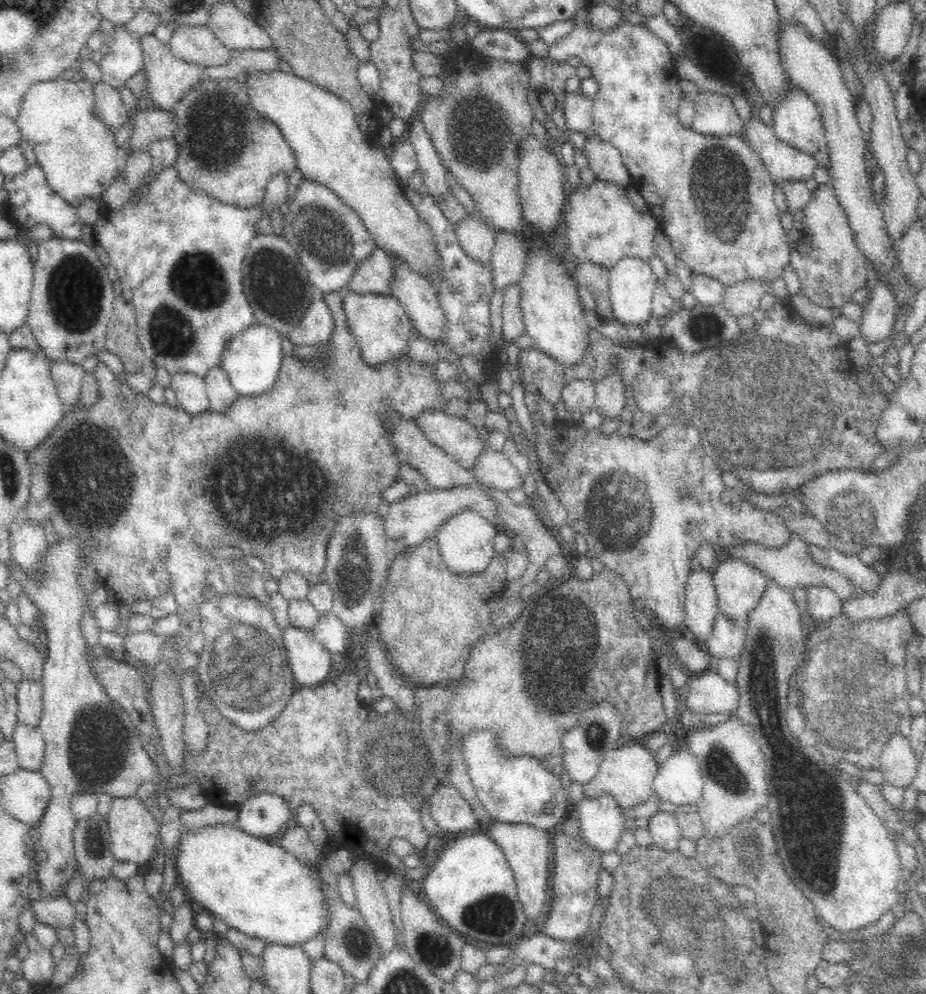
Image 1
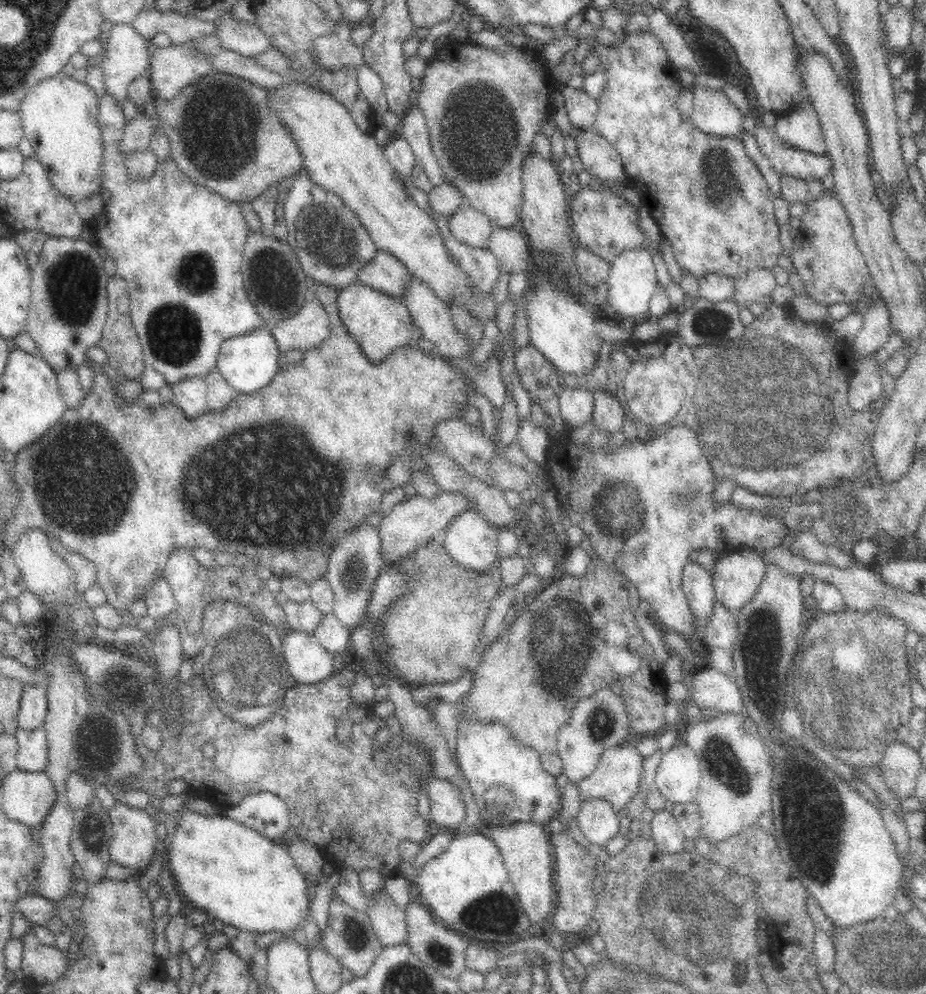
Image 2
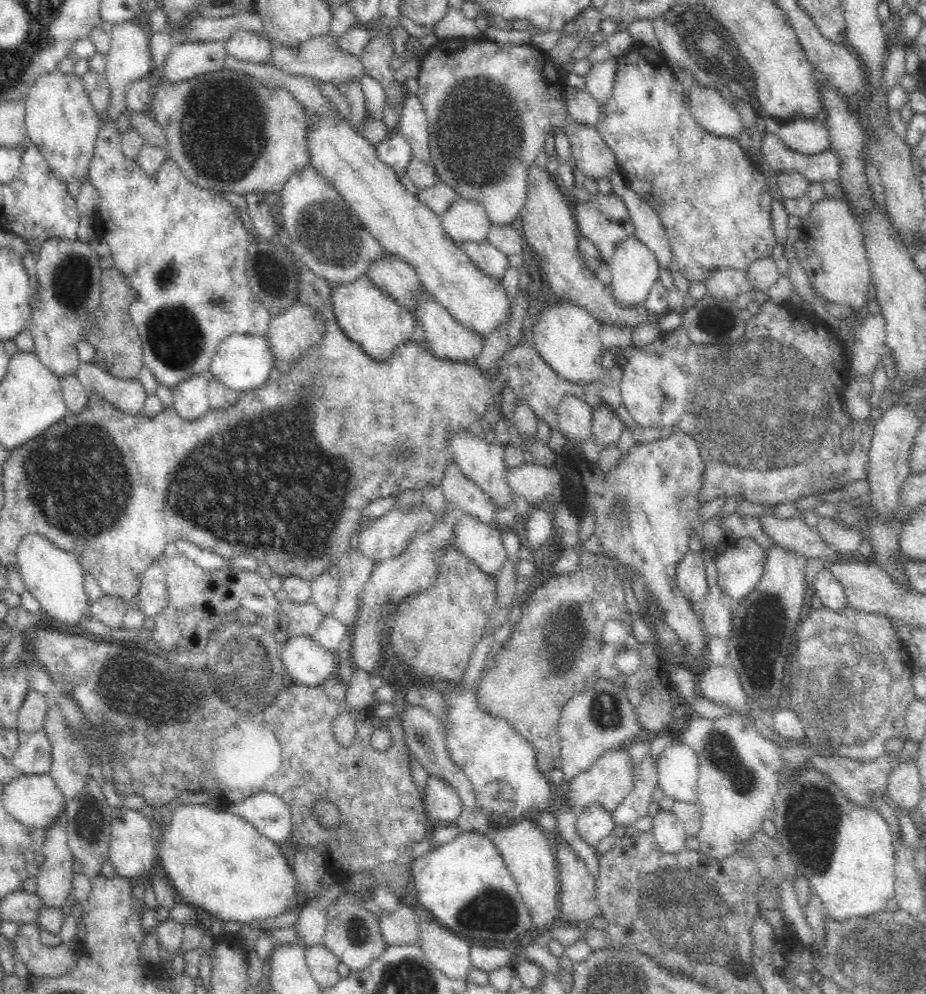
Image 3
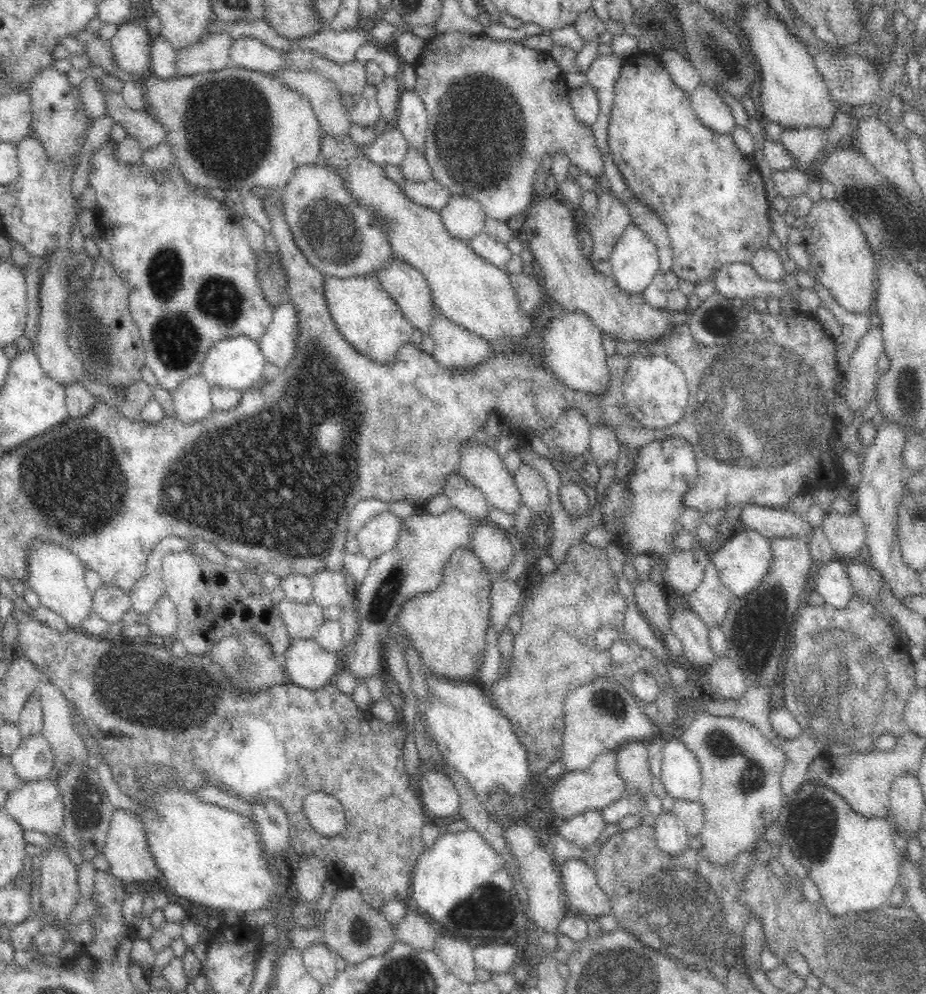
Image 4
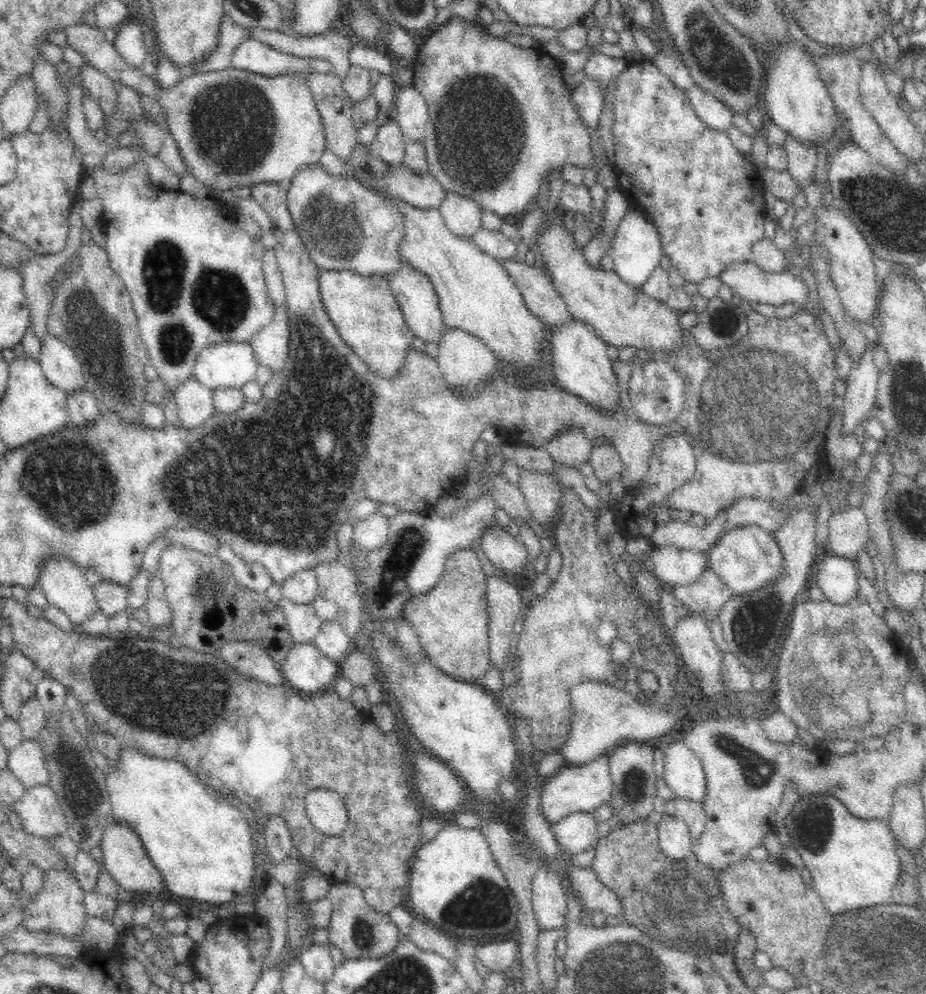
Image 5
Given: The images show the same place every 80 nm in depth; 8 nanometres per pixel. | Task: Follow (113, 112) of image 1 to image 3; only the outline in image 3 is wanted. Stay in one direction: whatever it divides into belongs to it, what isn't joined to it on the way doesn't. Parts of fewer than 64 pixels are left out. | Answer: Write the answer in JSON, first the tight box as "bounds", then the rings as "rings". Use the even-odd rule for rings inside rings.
{"bounds":[89,108,271,389],"rings":[[[107,108],[104,112],[99,113],[99,133],[97,134],[94,156],[90,163],[89,172],[89,182],[96,187],[101,198],[96,228],[98,228],[98,232],[102,232],[101,239],[108,243],[108,249],[110,249],[109,259],[112,262],[114,273],[123,278],[127,288],[132,291],[132,295],[134,296],[133,302],[129,307],[129,316],[141,339],[143,366],[154,373],[160,385],[167,386],[171,389],[179,382],[188,380],[190,376],[208,372],[218,348],[229,336],[234,334],[266,335],[268,328],[270,328],[271,317],[259,302],[258,298],[252,293],[248,285],[246,267],[244,266],[248,230],[246,230],[242,219],[238,215],[240,212],[238,212],[236,205],[232,205],[226,201],[220,193],[202,188],[190,182],[180,172],[179,166],[170,158],[163,162],[164,167],[158,170],[154,176],[149,177],[142,173],[140,167],[138,167],[138,163],[134,160],[128,160],[124,156],[121,147],[122,132],[119,131],[116,124],[117,118],[115,118],[115,116],[109,116],[109,114],[107,114]]]}

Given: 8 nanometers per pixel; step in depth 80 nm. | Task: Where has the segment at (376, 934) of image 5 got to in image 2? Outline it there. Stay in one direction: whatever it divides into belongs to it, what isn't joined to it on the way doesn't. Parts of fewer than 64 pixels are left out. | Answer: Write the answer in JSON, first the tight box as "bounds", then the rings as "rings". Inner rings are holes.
{"bounds":[322,889,383,978],"rings":[[[334,889],[330,900],[328,926],[325,930],[322,947],[334,957],[343,969],[352,973],[354,978],[365,977],[378,955],[383,951],[372,925],[364,911],[358,911],[345,904]]]}

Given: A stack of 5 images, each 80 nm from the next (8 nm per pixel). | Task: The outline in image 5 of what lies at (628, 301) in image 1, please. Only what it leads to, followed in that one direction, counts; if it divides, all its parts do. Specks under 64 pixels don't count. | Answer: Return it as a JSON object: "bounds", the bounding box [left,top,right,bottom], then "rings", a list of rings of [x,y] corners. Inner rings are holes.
{"bounds":[610,208,664,290],"rings":[[[630,208],[620,223],[612,243],[610,255],[613,260],[613,271],[624,284],[635,290],[642,290],[642,286],[650,280],[652,272],[661,264],[661,258],[664,256],[658,231],[654,228],[654,224],[650,223],[644,214]]]}

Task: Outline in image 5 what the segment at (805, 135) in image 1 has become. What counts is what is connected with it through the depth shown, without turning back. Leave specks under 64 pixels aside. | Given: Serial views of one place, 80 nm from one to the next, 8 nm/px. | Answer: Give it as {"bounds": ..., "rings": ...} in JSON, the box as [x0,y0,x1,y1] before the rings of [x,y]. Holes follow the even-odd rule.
{"bounds":[782,133,818,189],"rings":[[[786,133],[782,144],[787,156],[787,170],[800,182],[803,189],[813,181],[816,168],[818,144],[815,142],[802,142]]]}

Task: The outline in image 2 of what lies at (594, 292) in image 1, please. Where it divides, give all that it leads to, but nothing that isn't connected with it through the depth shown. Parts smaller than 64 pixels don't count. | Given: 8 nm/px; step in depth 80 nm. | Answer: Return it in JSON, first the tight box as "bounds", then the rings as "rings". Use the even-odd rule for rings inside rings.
{"bounds":[574,247,610,291],"rings":[[[575,247],[574,267],[582,285],[589,291],[595,291],[609,279],[610,265],[594,253],[582,247]]]}

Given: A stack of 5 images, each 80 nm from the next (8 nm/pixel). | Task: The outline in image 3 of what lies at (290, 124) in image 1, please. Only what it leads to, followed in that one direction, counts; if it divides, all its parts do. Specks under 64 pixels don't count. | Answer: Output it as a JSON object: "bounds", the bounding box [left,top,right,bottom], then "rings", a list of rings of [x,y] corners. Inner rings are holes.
{"bounds":[304,100,509,337],"rings":[[[328,100],[328,106],[322,114],[307,112],[305,107],[304,111],[308,145],[306,149],[310,155],[310,165],[314,167],[314,171],[318,171],[324,183],[334,186],[354,214],[358,215],[362,225],[372,233],[382,250],[386,252],[370,264],[364,272],[364,278],[368,278],[382,293],[389,295],[400,307],[412,314],[416,313],[419,295],[426,290],[459,324],[482,337],[490,335],[509,314],[509,298],[501,280],[489,278],[462,253],[462,249],[454,245],[454,241],[443,229],[441,217],[435,215],[426,204],[402,185],[394,169],[378,158],[375,144],[368,142],[351,121],[342,116],[336,105]]]}

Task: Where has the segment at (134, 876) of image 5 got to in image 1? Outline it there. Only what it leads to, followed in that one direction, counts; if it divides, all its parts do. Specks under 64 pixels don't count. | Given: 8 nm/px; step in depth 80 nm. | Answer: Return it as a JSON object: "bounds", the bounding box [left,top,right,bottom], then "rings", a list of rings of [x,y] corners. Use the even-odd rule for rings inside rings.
{"bounds":[106,794,159,866],"rings":[[[136,794],[130,797],[113,798],[106,820],[110,836],[109,846],[118,862],[134,862],[134,864],[142,866],[153,860],[157,853],[159,824],[151,814],[149,803],[137,798]]]}

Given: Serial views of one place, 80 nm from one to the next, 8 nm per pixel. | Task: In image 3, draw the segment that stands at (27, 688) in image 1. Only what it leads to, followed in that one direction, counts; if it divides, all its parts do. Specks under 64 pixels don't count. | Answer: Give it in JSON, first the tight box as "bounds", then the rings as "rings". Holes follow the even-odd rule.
{"bounds":[16,689,47,733],"rings":[[[29,689],[19,710],[16,729],[30,733],[44,728],[47,701],[47,694]]]}

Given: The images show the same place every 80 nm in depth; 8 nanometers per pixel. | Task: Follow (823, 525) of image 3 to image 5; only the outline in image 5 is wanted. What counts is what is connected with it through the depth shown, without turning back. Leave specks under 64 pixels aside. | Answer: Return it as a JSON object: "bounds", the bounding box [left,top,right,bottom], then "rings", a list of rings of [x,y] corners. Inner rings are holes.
{"bounds":[827,507,868,559],"rings":[[[862,507],[832,513],[827,522],[827,551],[840,558],[854,559],[865,548],[868,523]]]}

